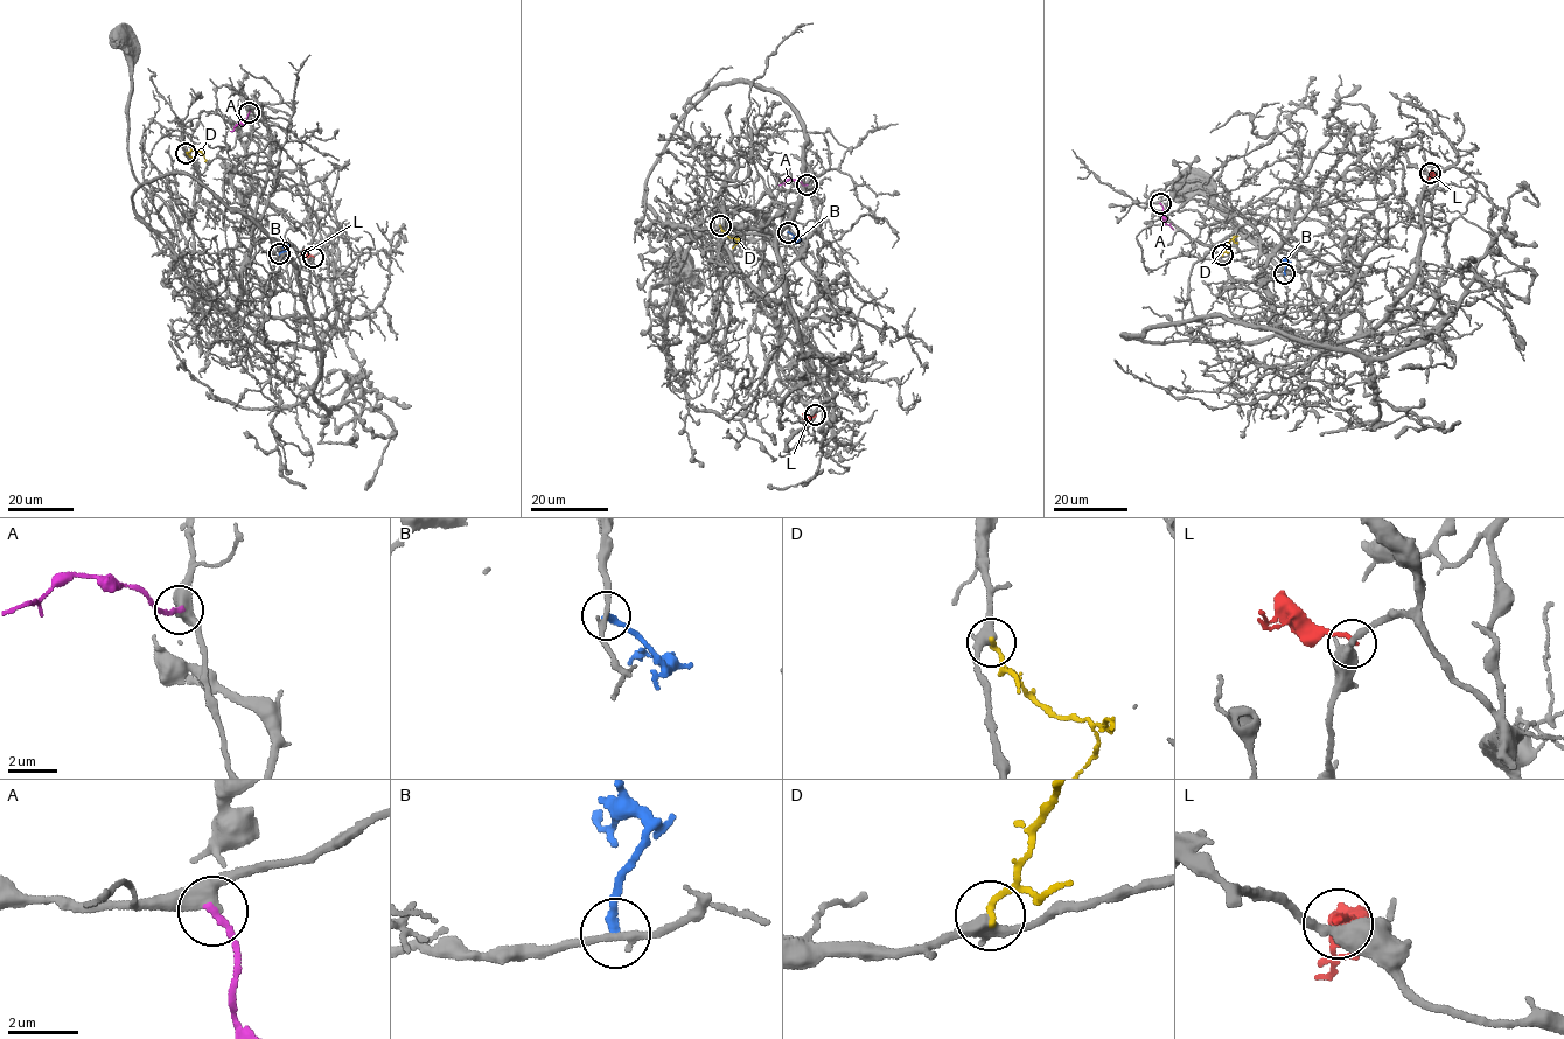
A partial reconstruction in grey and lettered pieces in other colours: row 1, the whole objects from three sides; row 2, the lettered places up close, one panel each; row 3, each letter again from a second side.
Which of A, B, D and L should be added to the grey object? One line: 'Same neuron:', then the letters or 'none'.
Same neuron: none

